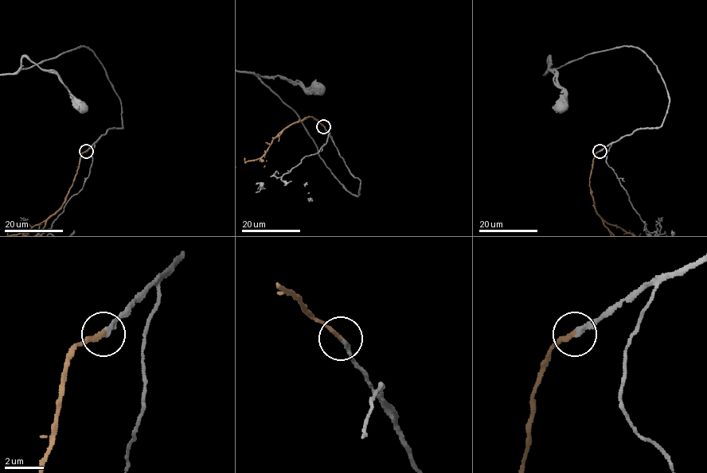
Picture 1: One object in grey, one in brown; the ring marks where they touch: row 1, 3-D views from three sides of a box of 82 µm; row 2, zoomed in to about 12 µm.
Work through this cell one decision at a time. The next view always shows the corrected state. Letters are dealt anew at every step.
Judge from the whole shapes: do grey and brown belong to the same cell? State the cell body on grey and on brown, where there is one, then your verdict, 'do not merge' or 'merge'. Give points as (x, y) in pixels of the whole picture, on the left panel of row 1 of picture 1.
soma grey (83, 107); soma brown none; merge

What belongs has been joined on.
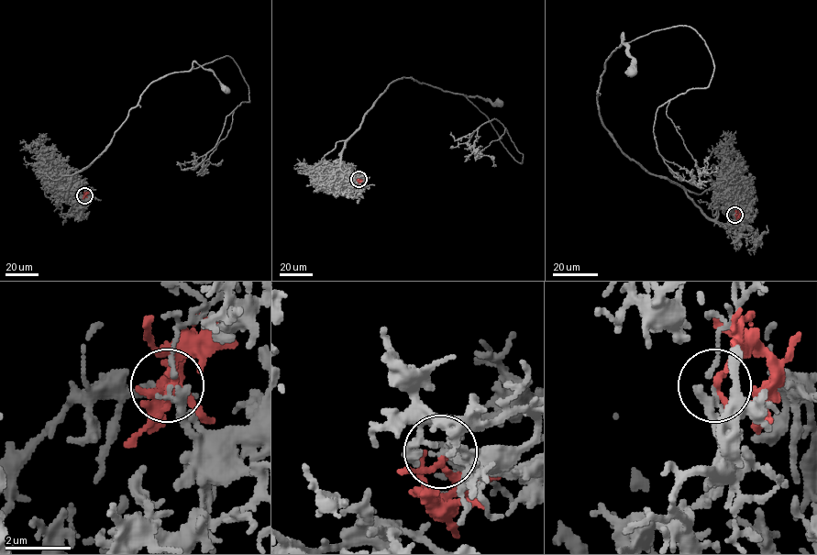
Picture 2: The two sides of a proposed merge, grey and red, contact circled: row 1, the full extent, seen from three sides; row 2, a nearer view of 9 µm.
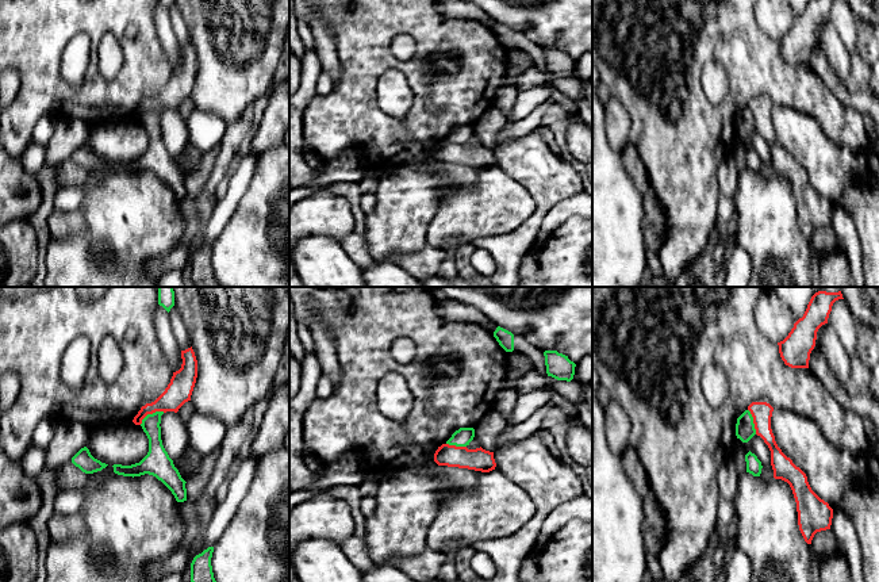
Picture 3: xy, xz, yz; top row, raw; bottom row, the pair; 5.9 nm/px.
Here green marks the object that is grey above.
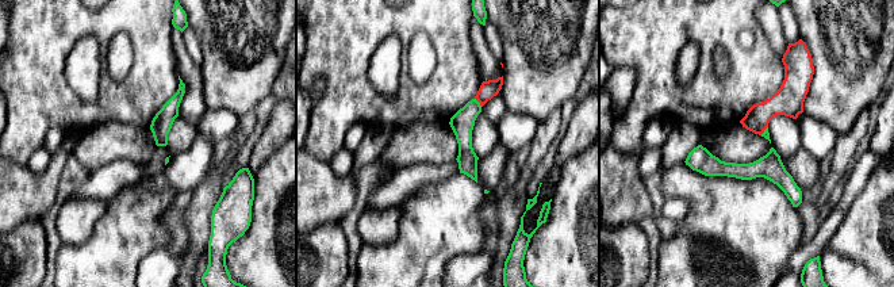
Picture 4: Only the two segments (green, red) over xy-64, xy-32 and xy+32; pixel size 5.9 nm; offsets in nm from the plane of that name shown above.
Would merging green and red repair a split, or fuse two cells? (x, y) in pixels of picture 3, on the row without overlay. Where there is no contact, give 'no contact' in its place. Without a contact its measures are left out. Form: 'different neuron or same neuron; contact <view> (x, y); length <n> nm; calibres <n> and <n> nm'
same neuron; contact xy (150, 111); length 170 nm; calibres 120 and 150 nm

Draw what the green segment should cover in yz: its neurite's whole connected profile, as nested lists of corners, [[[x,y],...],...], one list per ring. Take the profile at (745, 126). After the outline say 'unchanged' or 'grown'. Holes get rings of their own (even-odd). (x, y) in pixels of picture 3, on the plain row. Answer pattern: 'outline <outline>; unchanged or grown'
outline [[[752,99],[737,115],[736,133],[748,139],[757,131],[768,142],[774,175],[790,181],[797,199],[799,227],[805,238],[811,241],[817,229],[830,226],[833,206],[811,187],[806,171],[778,143],[771,126],[772,108],[774,104],[767,99]]]; grown

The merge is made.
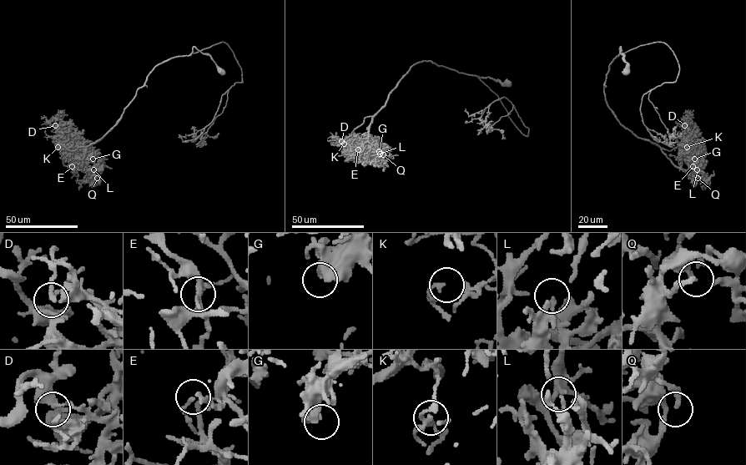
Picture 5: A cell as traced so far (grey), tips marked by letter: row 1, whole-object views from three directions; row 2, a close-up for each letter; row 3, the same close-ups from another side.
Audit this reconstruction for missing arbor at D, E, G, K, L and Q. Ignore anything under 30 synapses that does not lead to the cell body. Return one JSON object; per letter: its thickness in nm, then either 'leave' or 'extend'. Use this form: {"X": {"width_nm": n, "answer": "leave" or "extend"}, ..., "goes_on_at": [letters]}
{"D": {"width_nm": 120, "answer": "leave"}, "E": {"width_nm": 150, "answer": "leave"}, "G": {"width_nm": 190, "answer": "extend"}, "K": {"width_nm": 120, "answer": "leave"}, "L": {"width_nm": 150, "answer": "extend"}, "Q": {"width_nm": 220, "answer": "extend"}, "goes_on_at": ["G", "L", "Q"]}

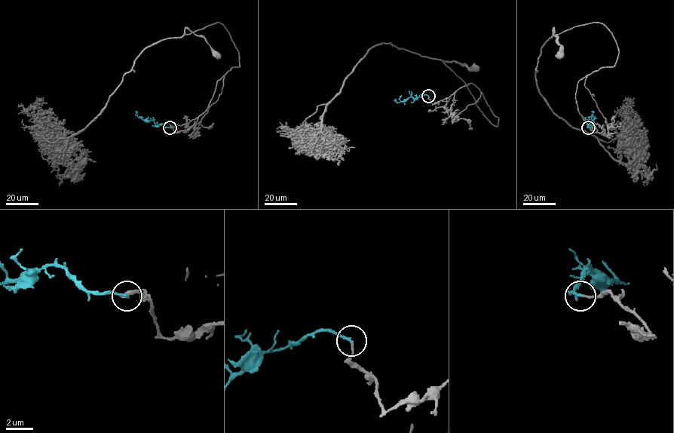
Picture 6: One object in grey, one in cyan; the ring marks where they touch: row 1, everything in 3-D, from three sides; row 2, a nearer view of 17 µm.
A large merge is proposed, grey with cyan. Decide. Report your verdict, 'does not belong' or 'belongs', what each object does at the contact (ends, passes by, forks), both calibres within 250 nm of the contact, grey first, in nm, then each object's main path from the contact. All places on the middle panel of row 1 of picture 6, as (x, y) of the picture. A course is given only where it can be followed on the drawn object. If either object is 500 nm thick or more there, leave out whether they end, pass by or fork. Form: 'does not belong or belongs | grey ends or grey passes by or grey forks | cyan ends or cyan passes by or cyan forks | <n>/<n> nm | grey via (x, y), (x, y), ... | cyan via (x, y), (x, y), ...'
belongs | grey ends | cyan ends | 170/180 nm | grey via (428, 96), (436, 103), (472, 83), (498, 118), (497, 126), (443, 62), (476, 68) | cyan via (428, 96), (424, 94), (415, 99), (409, 96), (397, 102), (394, 100), (396, 102)

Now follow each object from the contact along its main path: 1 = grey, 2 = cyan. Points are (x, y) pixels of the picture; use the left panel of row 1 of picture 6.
1: (170, 127), (188, 130), (218, 81), (240, 67), (221, 23), (188, 35), (185, 29), (218, 55)
2: (170, 127), (162, 124), (156, 125), (154, 121), (139, 118), (136, 115), (137, 112)

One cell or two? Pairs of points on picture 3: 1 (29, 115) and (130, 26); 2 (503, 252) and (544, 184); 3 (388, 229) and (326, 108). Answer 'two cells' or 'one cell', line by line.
1: one cell
2: one cell
3: two cells

